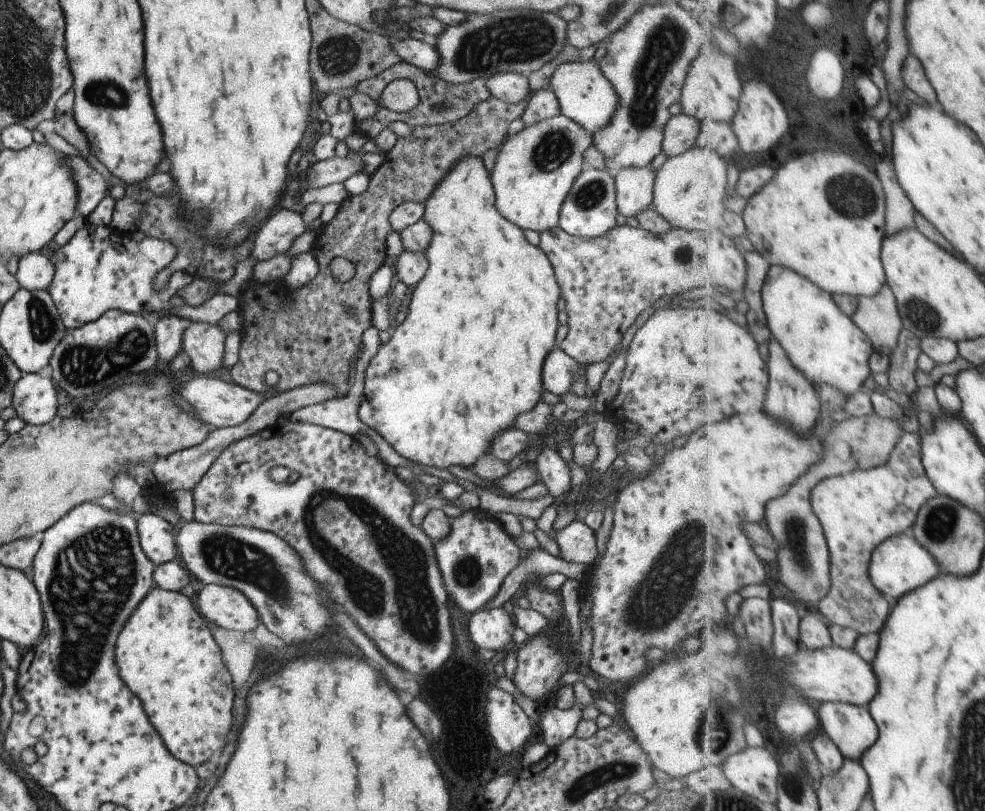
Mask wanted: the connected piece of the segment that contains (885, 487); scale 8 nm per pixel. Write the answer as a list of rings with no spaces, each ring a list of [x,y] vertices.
[[[919,431],[906,432],[883,465],[823,478],[811,492],[811,506],[823,525],[830,548],[834,579],[829,594],[818,603],[818,608],[829,623],[853,628],[860,636],[879,633],[892,610],[891,602],[871,580],[875,549],[887,538],[912,531],[919,510],[939,494],[923,466],[921,446]]]

